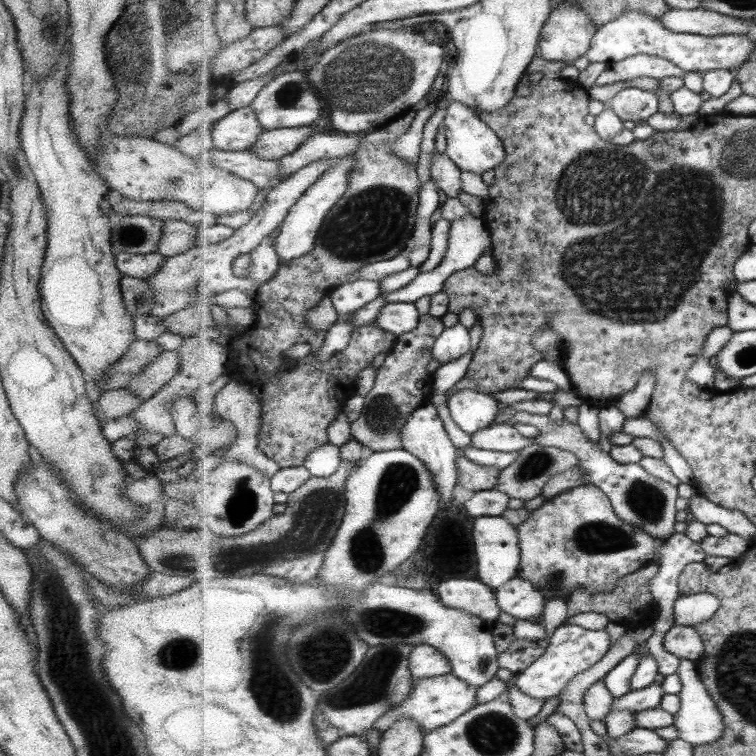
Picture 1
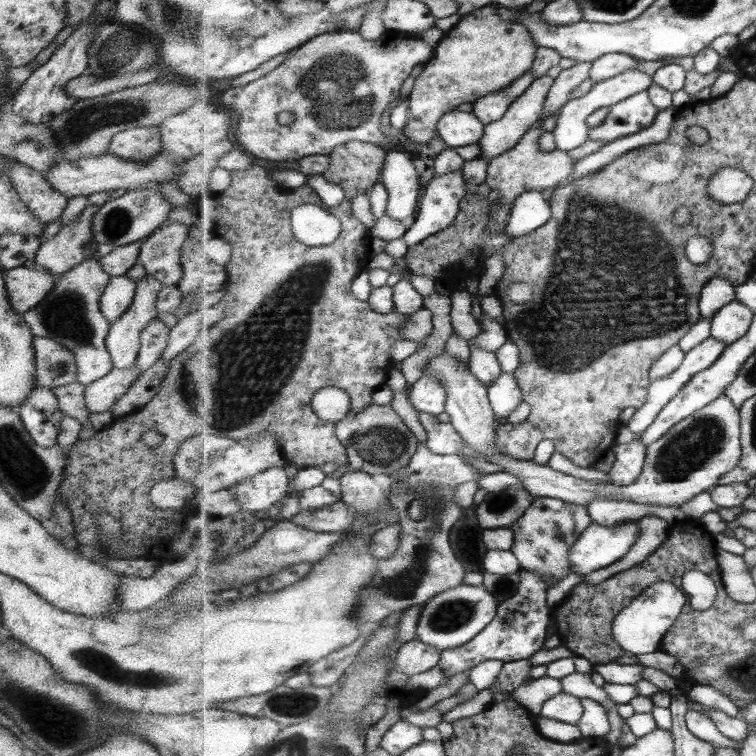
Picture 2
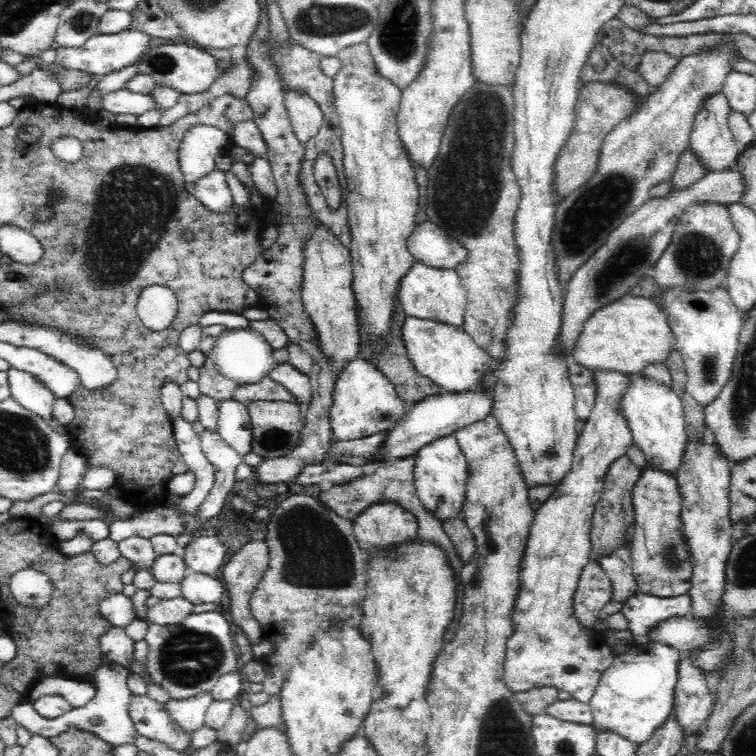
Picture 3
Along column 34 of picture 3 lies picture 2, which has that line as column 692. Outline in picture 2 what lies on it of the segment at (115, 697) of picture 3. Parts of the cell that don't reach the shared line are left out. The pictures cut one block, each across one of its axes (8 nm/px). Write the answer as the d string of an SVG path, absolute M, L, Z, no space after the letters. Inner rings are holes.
M689 709L686 714L686 722L690 732L700 740L706 741L707 744L713 744L715 747L735 749L738 752L742 748L731 738L723 736L711 720L711 717L706 712L702 712L702 710Z

